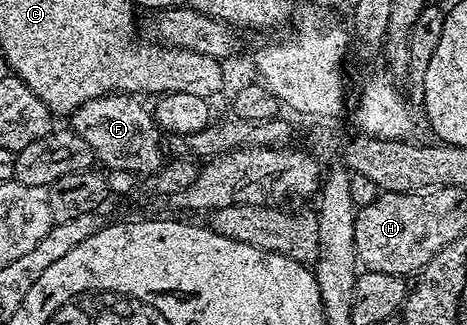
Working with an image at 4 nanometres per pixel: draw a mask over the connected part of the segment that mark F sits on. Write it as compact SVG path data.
M105 94L93 98L69 115L69 129L87 141L103 167L124 168L139 176L155 173L164 163L164 134L154 124L151 107L142 102L145 101L133 94Z

